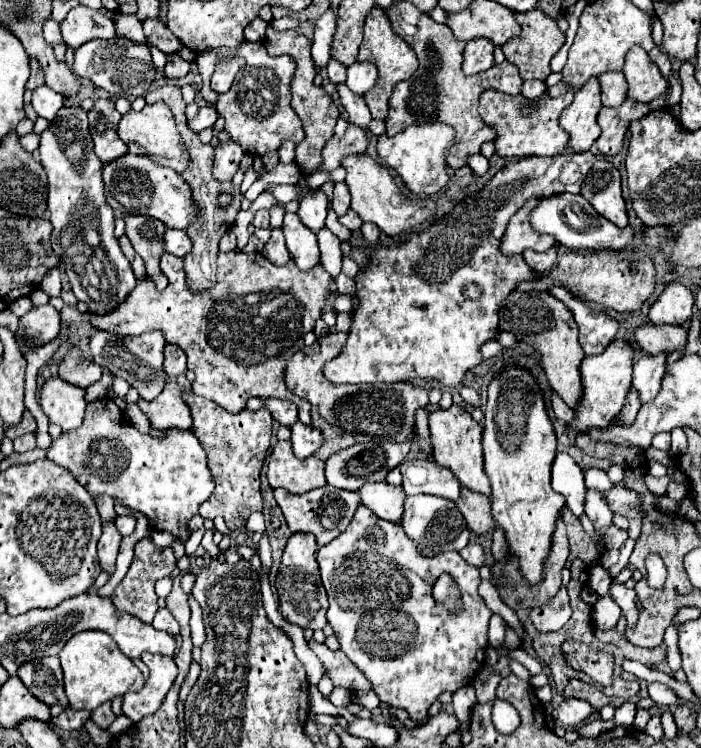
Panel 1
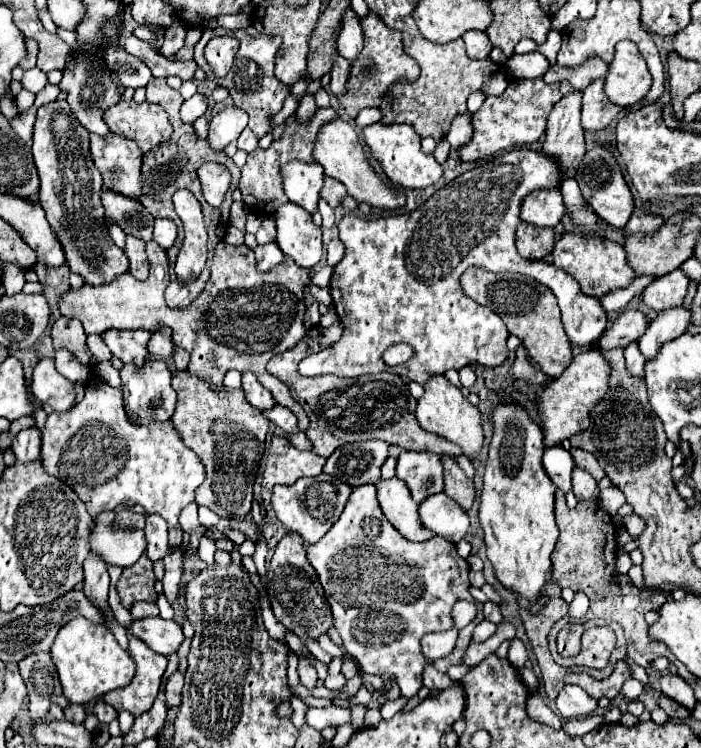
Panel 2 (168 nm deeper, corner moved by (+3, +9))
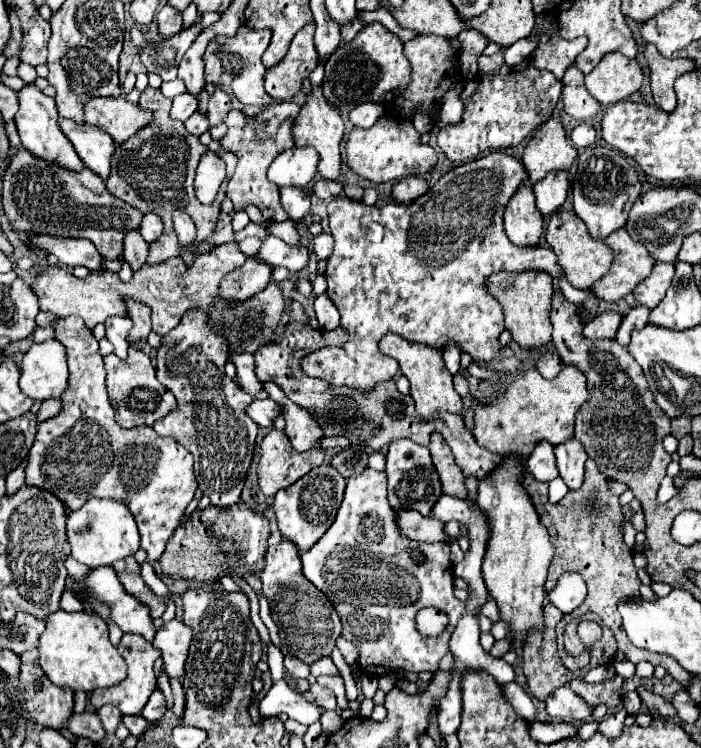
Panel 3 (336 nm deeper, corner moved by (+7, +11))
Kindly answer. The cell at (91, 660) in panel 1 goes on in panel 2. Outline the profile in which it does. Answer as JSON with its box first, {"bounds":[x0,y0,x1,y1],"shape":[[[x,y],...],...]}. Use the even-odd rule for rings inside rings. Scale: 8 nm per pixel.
{"bounds":[50,619,136,703],"shape":[[[72,619],[58,631],[54,645],[50,649],[52,661],[58,669],[58,677],[64,689],[64,697],[70,703],[92,703],[112,689],[126,687],[134,679],[136,663],[132,657],[118,645],[116,637],[108,627],[90,623],[88,619]]]}

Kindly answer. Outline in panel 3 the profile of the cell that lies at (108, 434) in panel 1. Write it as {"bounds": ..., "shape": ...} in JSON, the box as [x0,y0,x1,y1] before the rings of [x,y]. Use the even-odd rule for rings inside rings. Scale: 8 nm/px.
{"bounds":[26,317,196,563],"shape":[[[64,317],[52,323],[54,337],[66,347],[66,359],[69,370],[68,389],[62,393],[62,411],[40,423],[32,453],[28,455],[26,465],[26,485],[50,491],[56,495],[70,511],[80,509],[84,501],[92,497],[110,497],[124,501],[130,513],[136,519],[140,531],[140,547],[146,551],[148,563],[154,563],[164,553],[168,537],[174,533],[184,509],[194,497],[196,477],[192,473],[192,455],[174,439],[160,437],[152,427],[142,425],[134,429],[122,429],[114,421],[114,409],[106,395],[106,369],[102,365],[102,355],[98,351],[98,341],[92,331],[86,327],[80,317]]]}

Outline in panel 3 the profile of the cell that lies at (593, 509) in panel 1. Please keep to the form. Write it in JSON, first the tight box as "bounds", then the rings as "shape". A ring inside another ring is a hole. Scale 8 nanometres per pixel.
{"bounds":[554,439,588,489],"shape":[[[568,439],[554,447],[556,455],[556,467],[560,477],[570,489],[580,489],[584,479],[584,461],[588,459],[584,445],[580,445],[578,439]]]}

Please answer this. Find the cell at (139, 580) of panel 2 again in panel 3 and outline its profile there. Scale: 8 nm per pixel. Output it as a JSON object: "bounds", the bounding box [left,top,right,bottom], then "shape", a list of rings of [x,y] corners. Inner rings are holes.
{"bounds":[112,557,166,619],"shape":[[[126,557],[126,559],[114,561],[112,567],[114,567],[116,575],[118,575],[118,581],[126,589],[126,593],[134,595],[140,603],[144,603],[144,605],[150,607],[150,617],[152,619],[158,619],[158,617],[164,615],[164,611],[166,611],[166,599],[158,597],[142,581],[142,577],[140,577],[140,565],[134,561],[134,557]]]}

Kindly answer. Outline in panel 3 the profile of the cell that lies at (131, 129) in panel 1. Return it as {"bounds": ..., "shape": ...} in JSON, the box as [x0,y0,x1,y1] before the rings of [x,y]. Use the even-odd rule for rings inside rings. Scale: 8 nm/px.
{"bounds":[84,95,152,143],"shape":[[[124,95],[120,97],[94,97],[84,105],[86,125],[104,129],[116,143],[124,143],[128,137],[136,135],[148,121],[152,113],[138,109]]]}

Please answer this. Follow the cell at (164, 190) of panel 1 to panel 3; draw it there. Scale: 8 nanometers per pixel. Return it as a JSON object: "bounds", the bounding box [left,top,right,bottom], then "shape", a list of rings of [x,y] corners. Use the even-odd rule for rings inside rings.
{"bounds":[58,117,116,179],"shape":[[[58,117],[58,121],[60,121],[60,131],[70,139],[72,147],[76,149],[84,165],[92,169],[96,175],[108,179],[110,159],[116,149],[112,137],[108,137],[108,133],[104,133],[102,129],[86,123],[76,123],[64,117]]]}

